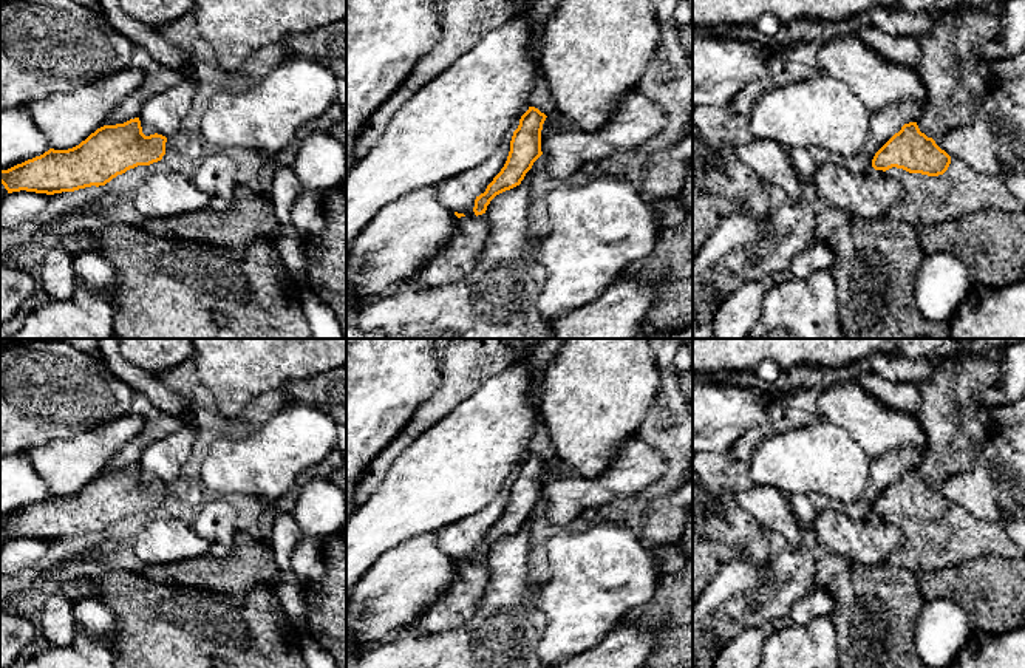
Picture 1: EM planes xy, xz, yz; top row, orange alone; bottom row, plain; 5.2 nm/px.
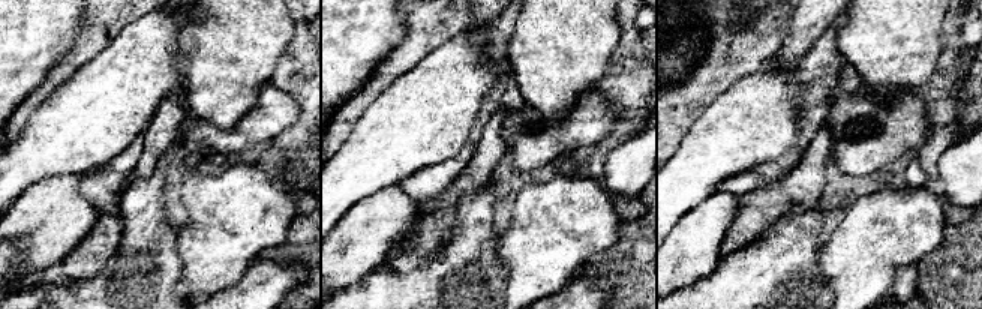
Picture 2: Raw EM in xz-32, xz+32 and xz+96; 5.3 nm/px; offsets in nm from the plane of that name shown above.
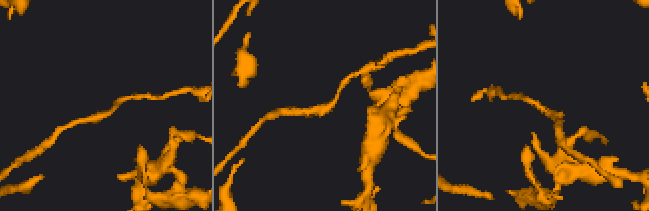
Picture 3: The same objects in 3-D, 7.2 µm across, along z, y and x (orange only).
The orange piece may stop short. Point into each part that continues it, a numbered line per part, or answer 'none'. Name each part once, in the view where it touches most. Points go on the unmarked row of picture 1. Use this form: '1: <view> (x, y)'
1: yz (957, 427)

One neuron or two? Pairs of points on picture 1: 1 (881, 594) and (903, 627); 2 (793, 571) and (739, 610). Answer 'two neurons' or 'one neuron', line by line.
1: one neuron
2: one neuron

